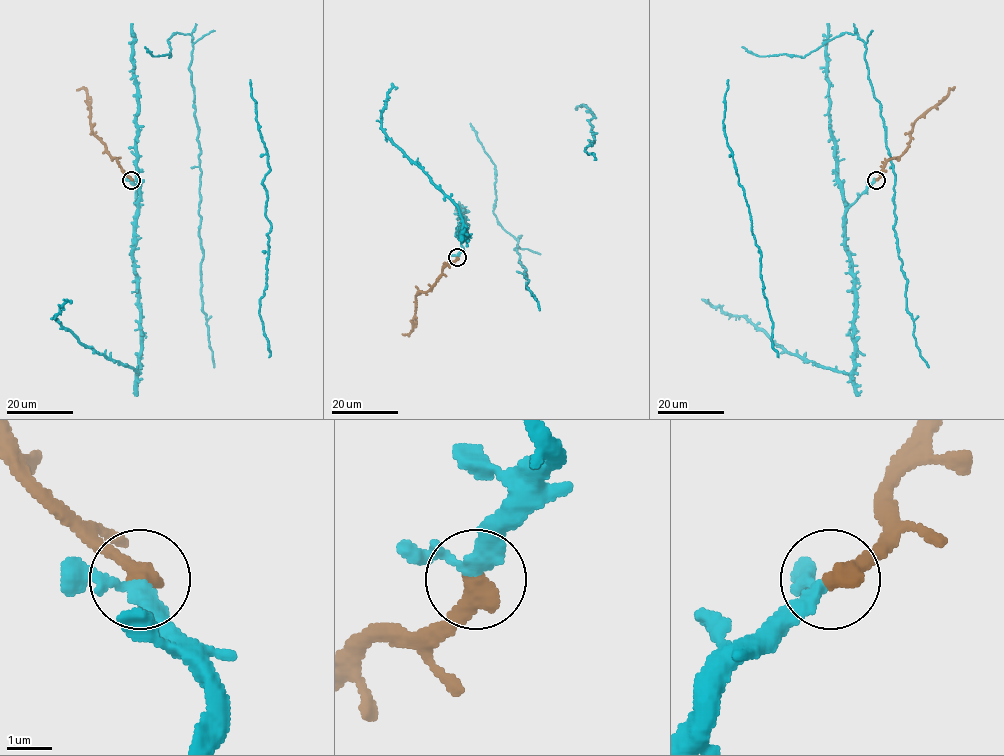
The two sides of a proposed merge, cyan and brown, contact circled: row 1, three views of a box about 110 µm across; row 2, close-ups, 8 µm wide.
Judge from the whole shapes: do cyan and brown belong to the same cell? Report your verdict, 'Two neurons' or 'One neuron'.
One neuron

